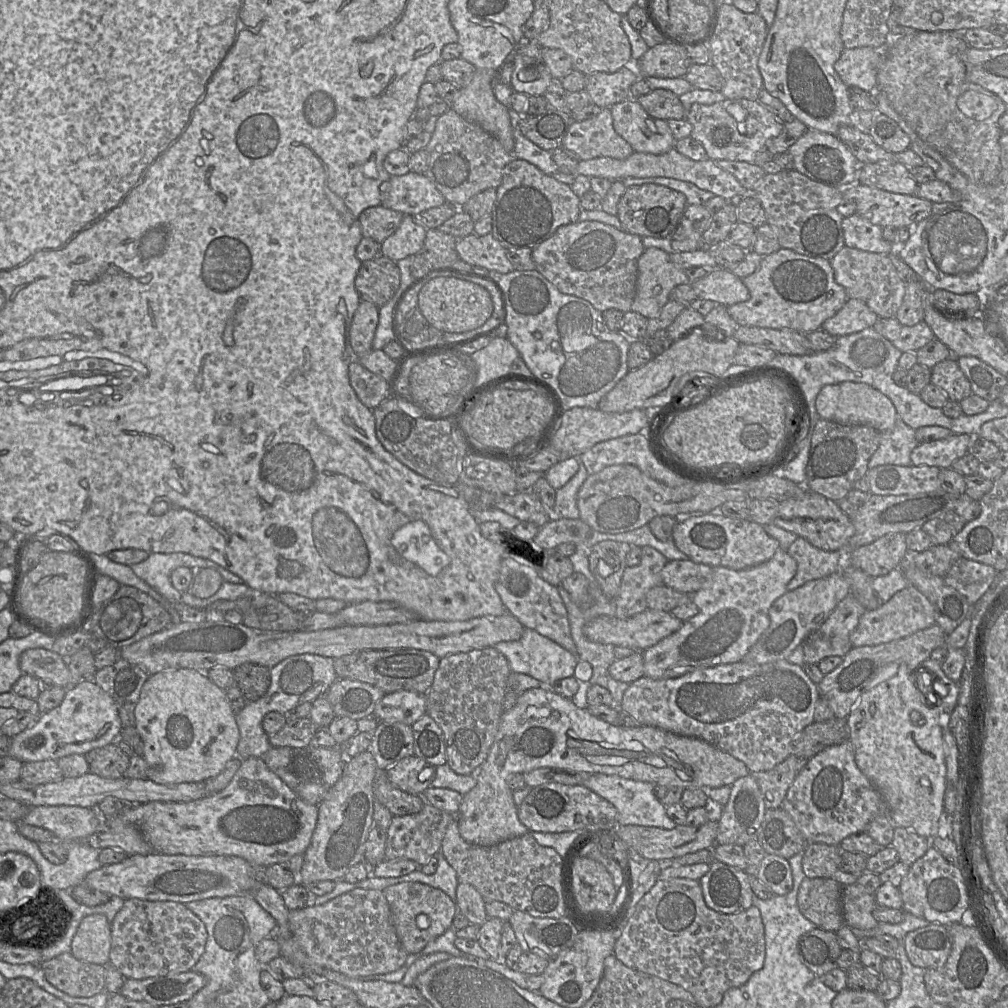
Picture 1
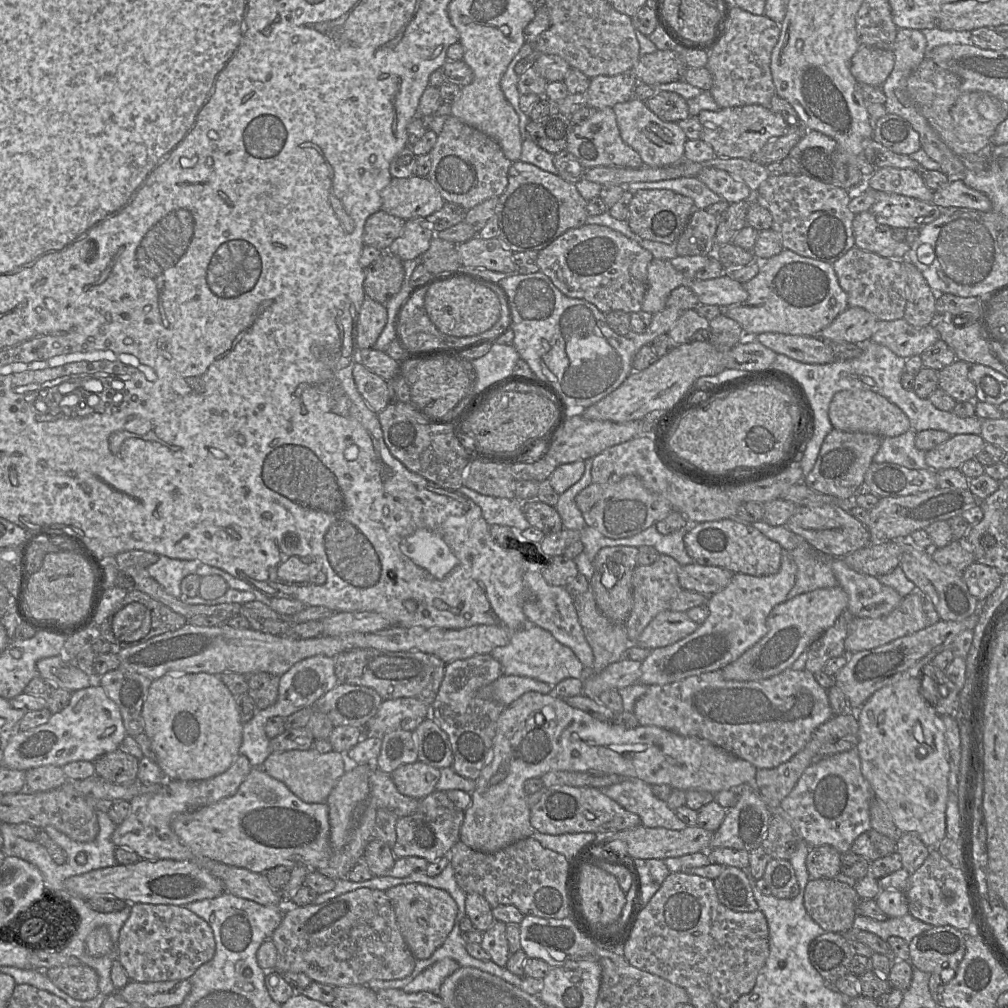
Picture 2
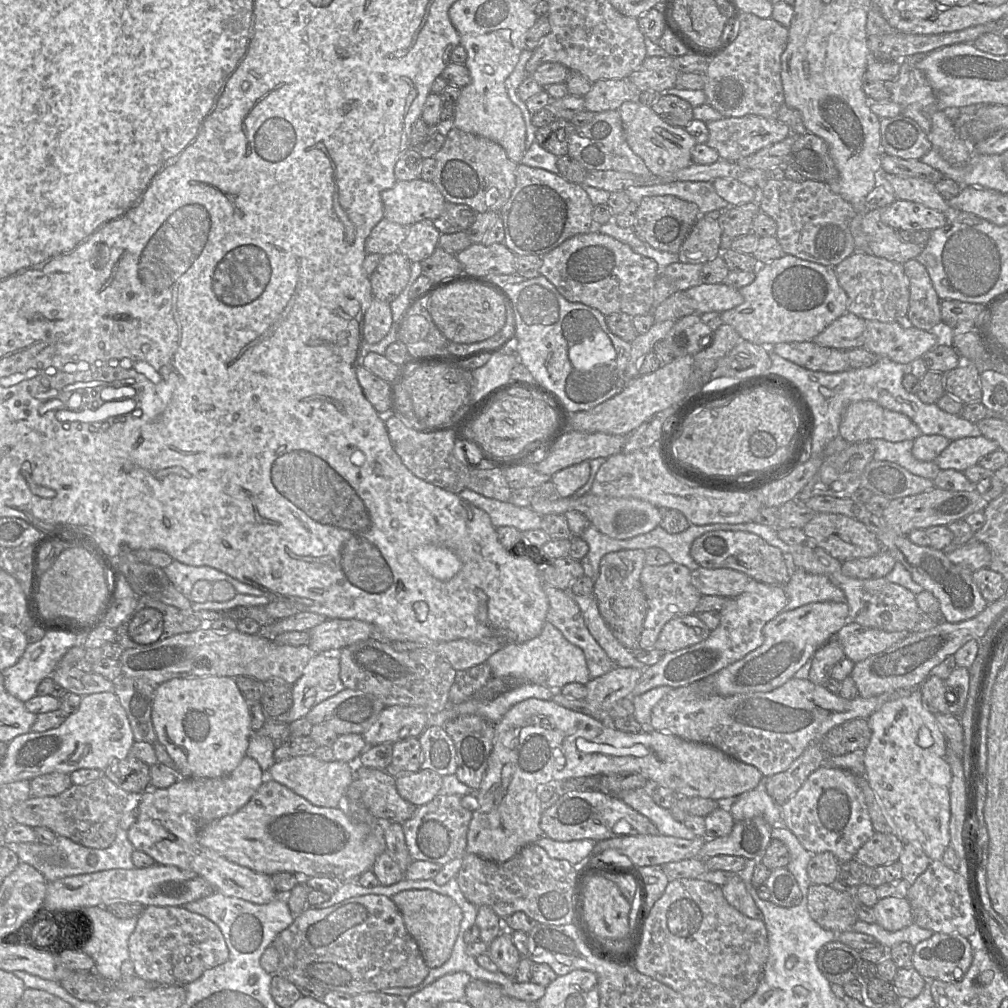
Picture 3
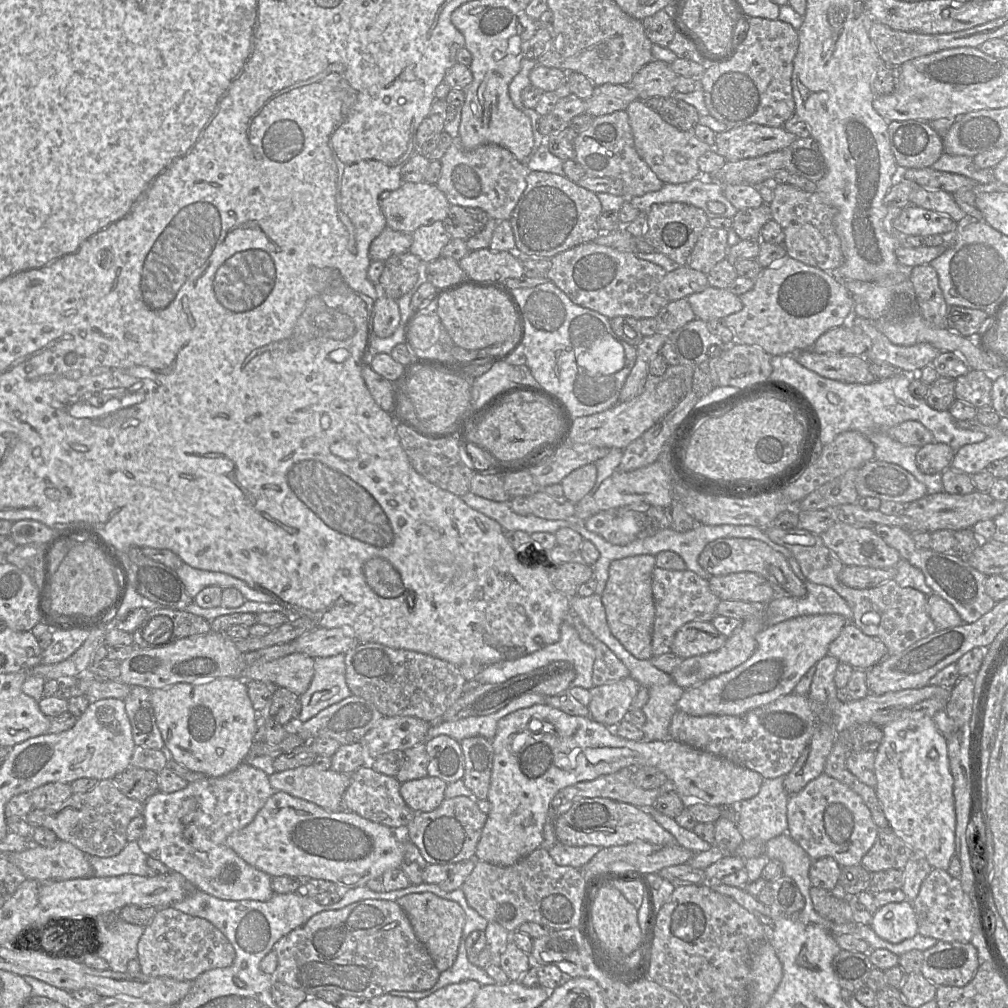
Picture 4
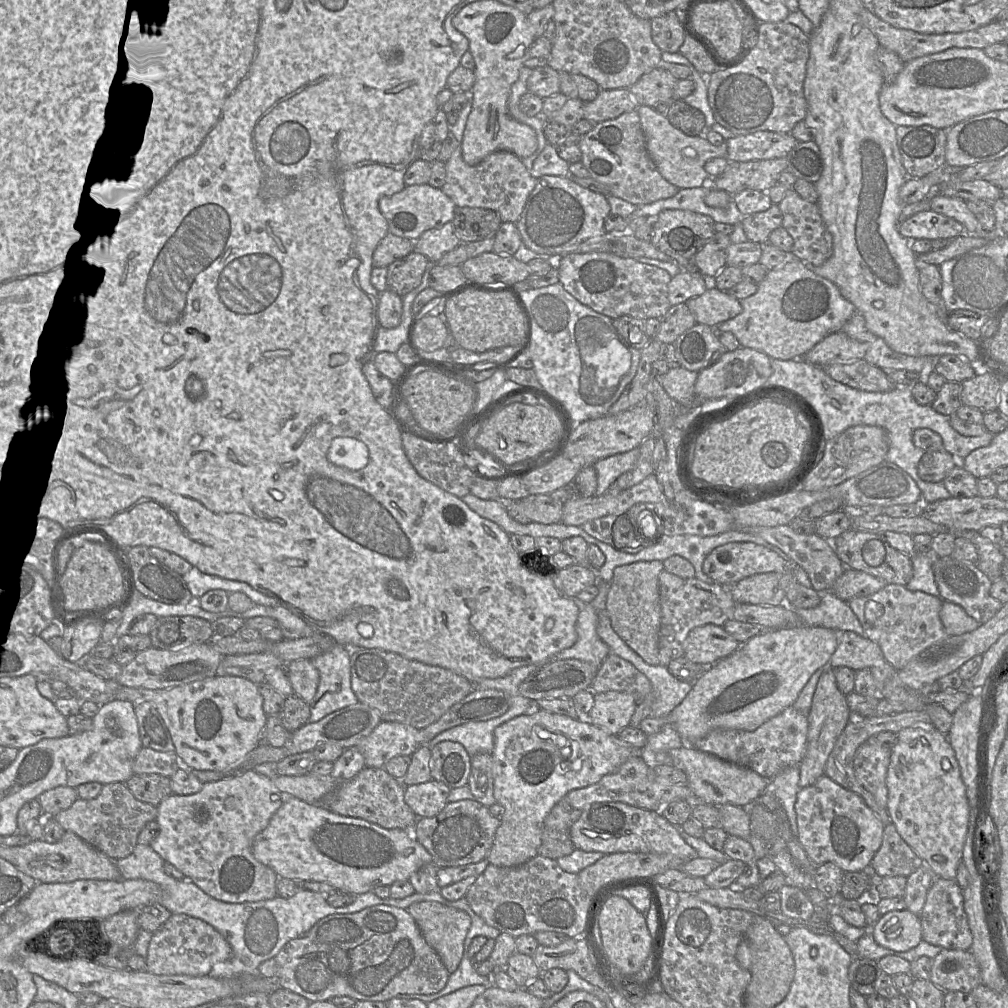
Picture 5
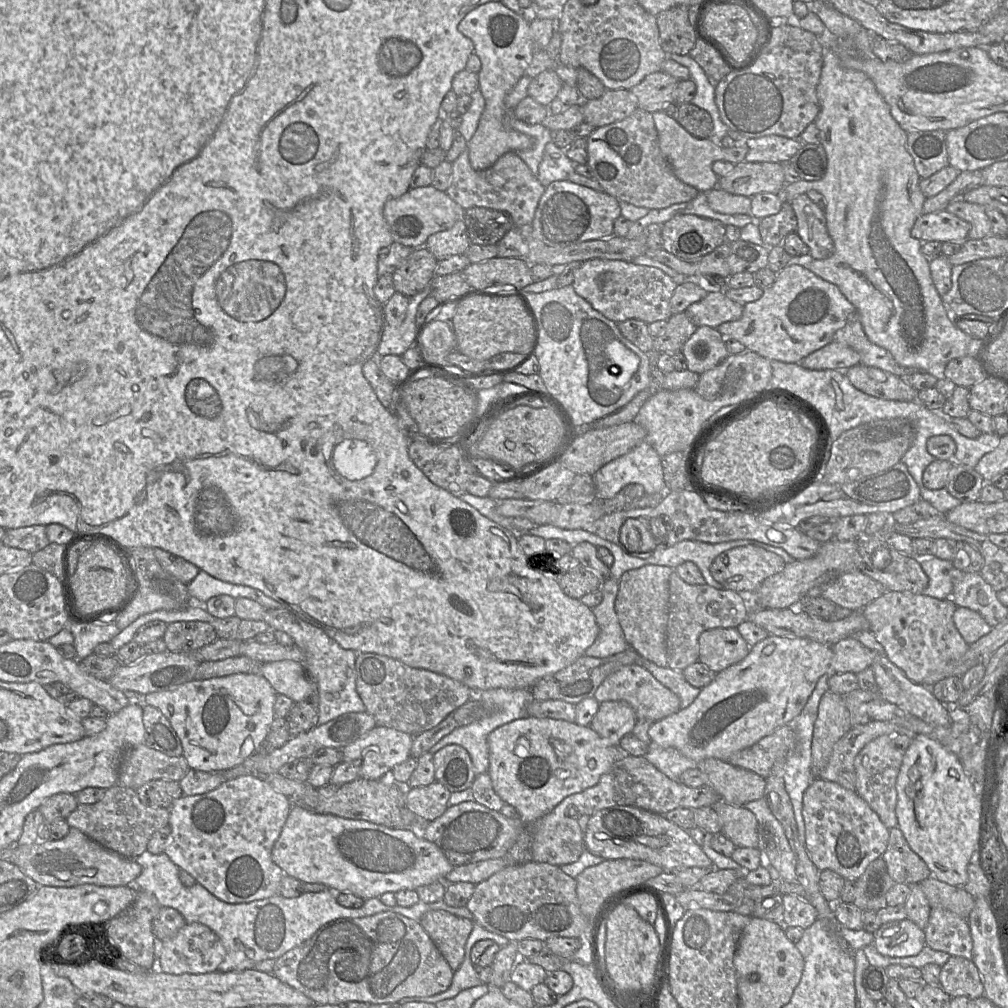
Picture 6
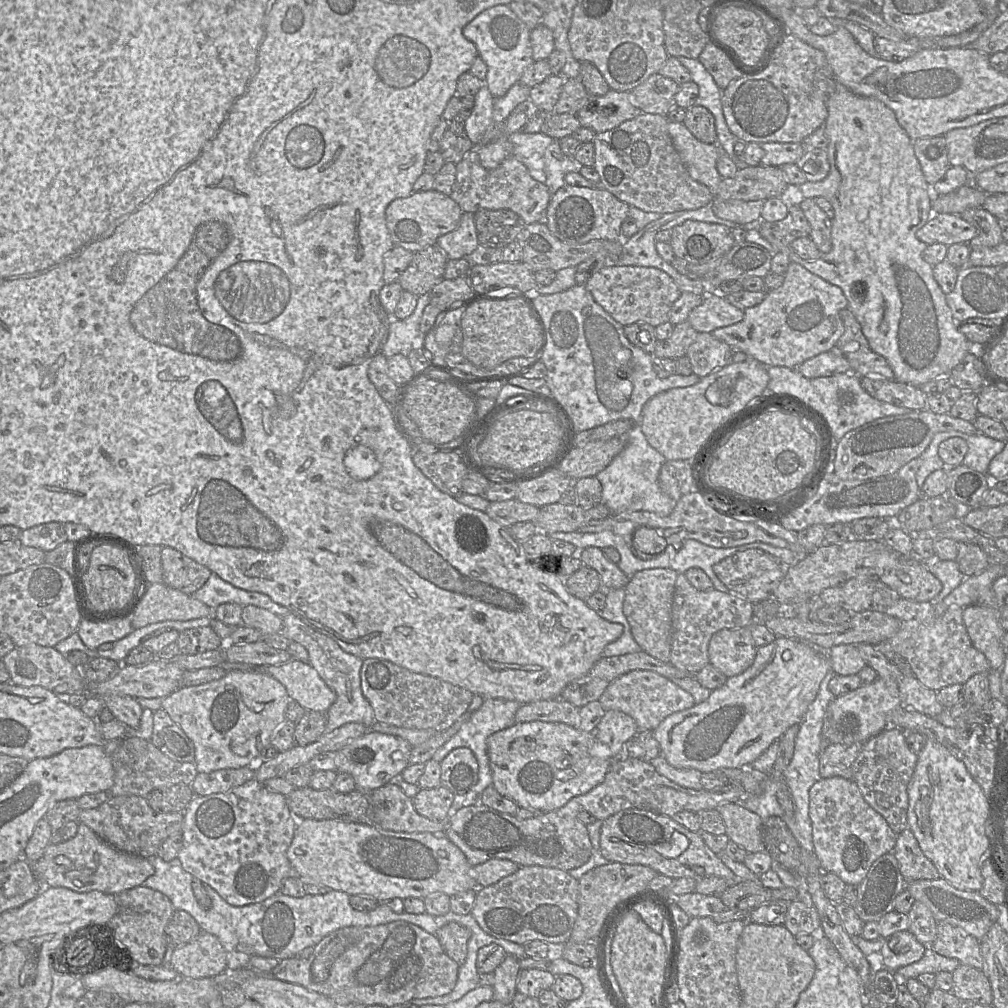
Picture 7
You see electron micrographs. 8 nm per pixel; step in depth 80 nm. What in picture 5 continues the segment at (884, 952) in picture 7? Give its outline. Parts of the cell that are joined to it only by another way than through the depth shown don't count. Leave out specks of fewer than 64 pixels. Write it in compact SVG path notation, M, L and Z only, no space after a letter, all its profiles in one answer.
M908 909L882 915L869 931L877 944L897 952L906 952L922 941L920 918Z

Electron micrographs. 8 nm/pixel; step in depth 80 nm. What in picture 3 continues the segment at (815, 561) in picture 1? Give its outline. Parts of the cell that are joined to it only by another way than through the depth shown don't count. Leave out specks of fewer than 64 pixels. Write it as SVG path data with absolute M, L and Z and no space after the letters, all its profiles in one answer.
M797 568L784 586L787 603L783 611L790 611L814 602L846 602L843 591L826 576L811 574Z

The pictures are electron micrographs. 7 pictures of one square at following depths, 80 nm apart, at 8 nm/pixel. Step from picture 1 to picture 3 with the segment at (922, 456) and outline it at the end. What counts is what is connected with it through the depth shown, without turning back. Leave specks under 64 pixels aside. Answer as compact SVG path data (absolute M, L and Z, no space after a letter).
M983 435L965 437L951 441L949 445L934 459L939 469L954 469L964 472L977 465L979 460L999 449L999 445Z

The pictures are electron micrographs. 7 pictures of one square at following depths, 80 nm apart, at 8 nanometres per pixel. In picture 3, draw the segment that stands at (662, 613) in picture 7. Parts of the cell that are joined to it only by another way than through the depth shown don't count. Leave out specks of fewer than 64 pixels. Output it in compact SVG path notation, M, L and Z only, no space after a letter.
M642 549L609 552L601 558L599 576L594 582L593 594L601 616L614 637L630 651L641 650L639 639L647 612L647 602L640 576L645 565L645 551Z

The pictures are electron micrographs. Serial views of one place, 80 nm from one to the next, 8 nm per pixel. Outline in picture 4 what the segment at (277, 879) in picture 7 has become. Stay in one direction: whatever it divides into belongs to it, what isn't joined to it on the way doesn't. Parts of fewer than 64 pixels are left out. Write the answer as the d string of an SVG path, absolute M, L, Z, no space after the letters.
M247 761L242 762L236 769L231 772L212 778L203 778L200 780L189 782L188 785L179 791L173 793L163 793L158 791L154 795L148 798L144 803L143 816L145 818L145 828L138 839L138 845L141 850L148 856L153 857L163 862L171 871L178 872L183 875L195 888L208 893L214 897L223 900L256 900L256 901L268 901L273 895L274 890L272 888L272 877L262 872L253 866L245 862L240 856L238 856L233 849L227 845L227 838L234 832L243 829L250 824L260 809L265 805L267 800L275 793L275 789L271 786L269 776L261 769L255 768Z

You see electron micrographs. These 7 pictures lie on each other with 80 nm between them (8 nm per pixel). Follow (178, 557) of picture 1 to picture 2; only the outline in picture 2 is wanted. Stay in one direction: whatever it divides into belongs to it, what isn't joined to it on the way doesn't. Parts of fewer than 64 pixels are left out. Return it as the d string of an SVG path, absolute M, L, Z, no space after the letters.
M159 556L159 560L146 568L149 575L154 578L170 595L181 598L180 584L183 578L190 574L200 577L207 575L221 576L230 588L254 592L256 589L241 579L235 578L229 573L214 566L209 566L198 560L178 560Z

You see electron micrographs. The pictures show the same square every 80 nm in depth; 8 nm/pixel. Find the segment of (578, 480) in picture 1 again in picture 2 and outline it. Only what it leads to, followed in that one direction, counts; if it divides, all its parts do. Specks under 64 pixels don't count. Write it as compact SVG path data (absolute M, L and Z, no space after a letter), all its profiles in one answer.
M593 458L585 459L585 471L581 479L565 492L559 494L559 500L555 508L562 519L563 528L582 531L587 526L576 504L576 497L584 488L592 483L592 463Z

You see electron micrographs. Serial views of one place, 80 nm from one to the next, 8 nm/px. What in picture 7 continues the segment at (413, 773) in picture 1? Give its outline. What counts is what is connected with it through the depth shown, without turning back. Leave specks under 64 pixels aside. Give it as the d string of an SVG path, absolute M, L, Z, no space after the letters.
M439 785L435 788L421 788L412 802L420 815L433 821L446 821L454 795L448 788Z

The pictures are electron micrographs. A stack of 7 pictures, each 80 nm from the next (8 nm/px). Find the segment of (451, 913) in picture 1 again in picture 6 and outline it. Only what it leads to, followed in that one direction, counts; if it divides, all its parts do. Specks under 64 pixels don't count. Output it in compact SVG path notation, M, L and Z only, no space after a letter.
M431 910L419 922L452 971L457 971L465 957L465 945L473 929L472 921L444 910Z

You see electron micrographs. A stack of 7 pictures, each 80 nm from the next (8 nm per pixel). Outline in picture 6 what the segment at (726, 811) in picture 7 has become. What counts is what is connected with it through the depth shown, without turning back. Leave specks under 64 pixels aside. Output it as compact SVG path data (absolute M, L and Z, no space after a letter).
M721 800L713 808L722 821L722 832L736 847L759 847L758 822L751 811Z

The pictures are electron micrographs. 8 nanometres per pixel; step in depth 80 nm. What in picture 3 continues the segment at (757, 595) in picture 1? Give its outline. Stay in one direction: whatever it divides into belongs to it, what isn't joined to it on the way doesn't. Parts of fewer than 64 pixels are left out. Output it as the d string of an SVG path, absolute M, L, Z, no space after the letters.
M751 580L739 596L727 599L726 605L719 612L718 627L712 630L702 642L665 653L656 664L646 666L641 671L632 696L641 695L659 686L678 688L689 685L742 659L764 642L765 624L781 613L787 603L784 586L765 584L756 580Z

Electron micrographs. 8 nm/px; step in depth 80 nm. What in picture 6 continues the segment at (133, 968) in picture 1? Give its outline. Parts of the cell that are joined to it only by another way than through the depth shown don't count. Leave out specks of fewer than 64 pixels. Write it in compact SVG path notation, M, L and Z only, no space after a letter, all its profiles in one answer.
M187 923L168 940L155 937L155 958L159 959L160 971L166 974L203 974L214 972L226 956L220 938L209 927L200 923Z

